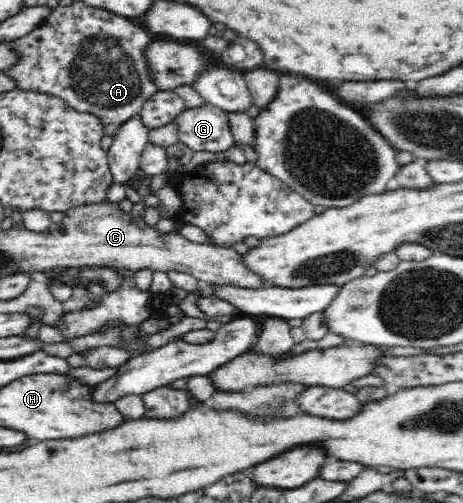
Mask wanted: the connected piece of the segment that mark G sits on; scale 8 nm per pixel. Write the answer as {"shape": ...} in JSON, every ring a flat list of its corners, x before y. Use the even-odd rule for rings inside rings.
{"shape":[[215,105,186,109,175,121,179,141,194,151,218,153,235,144,228,113]]}

